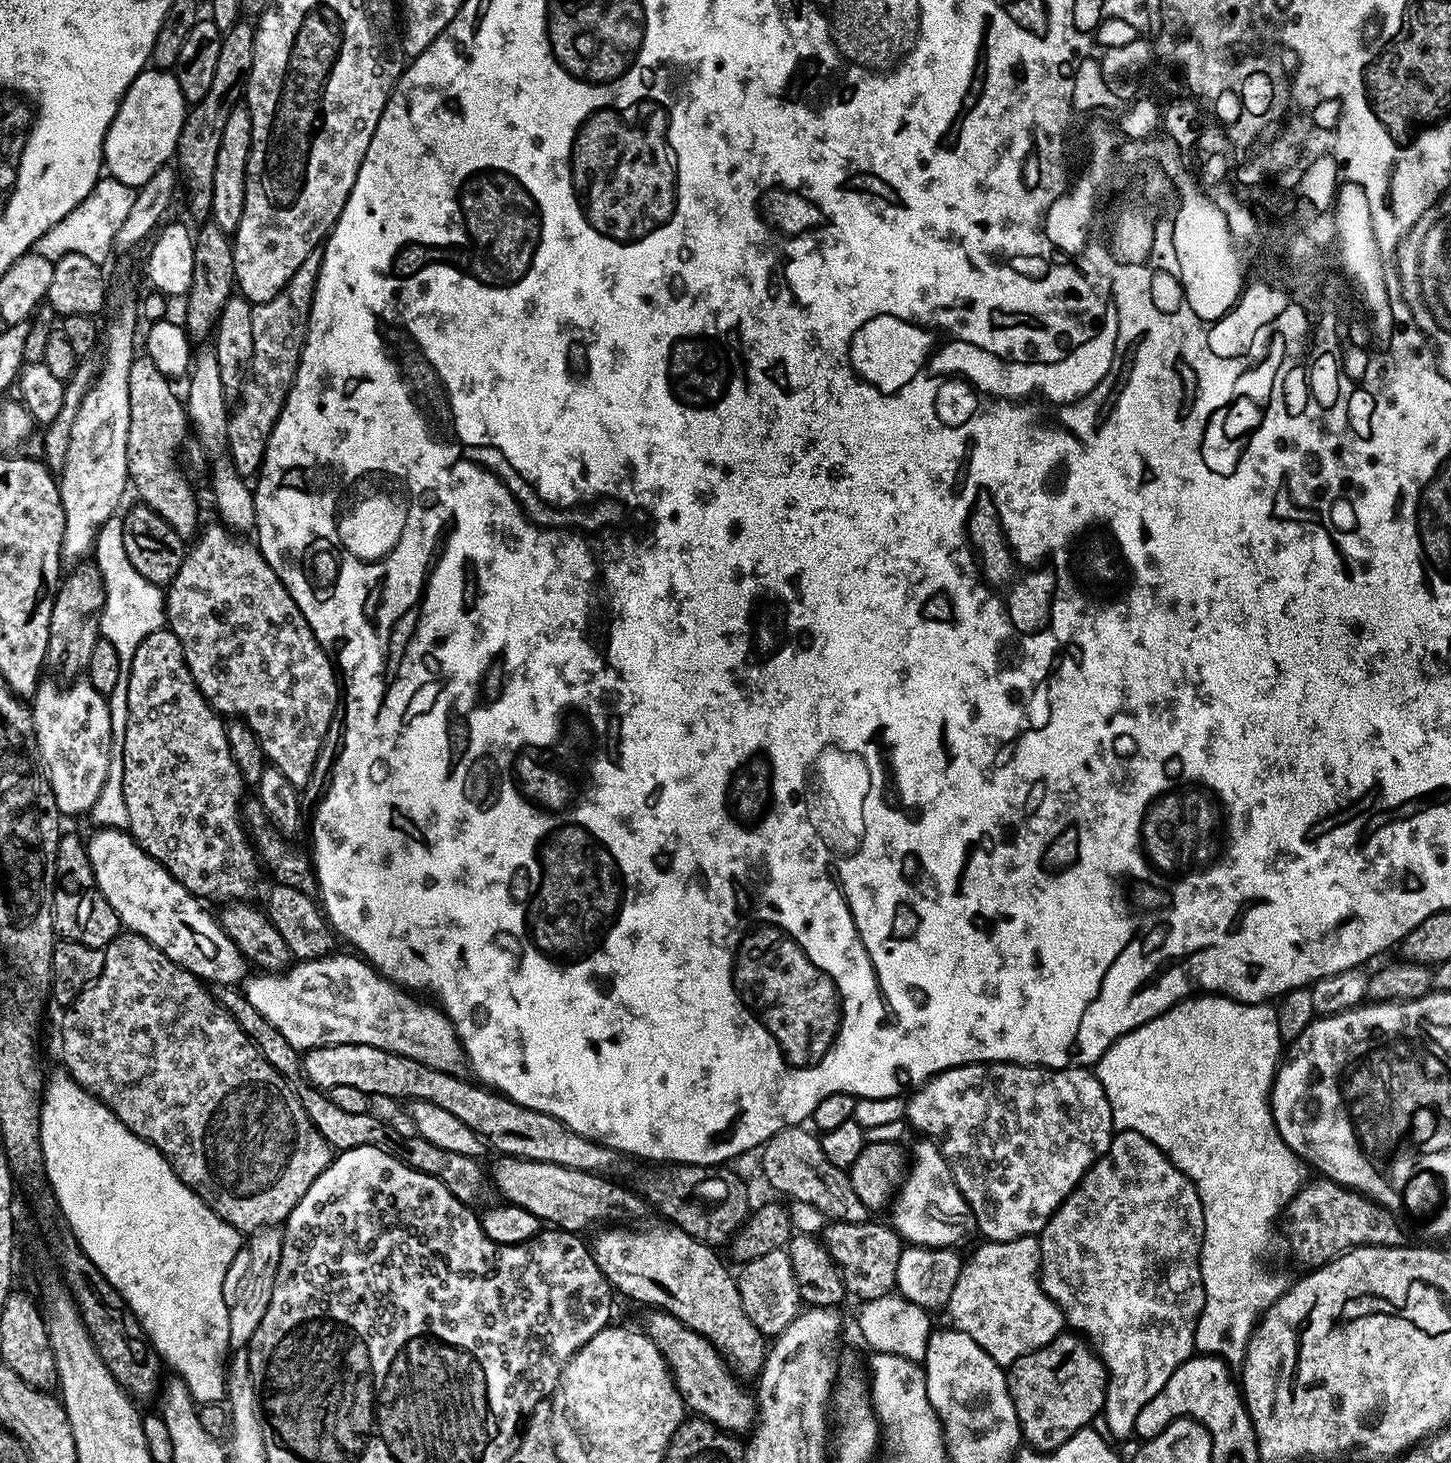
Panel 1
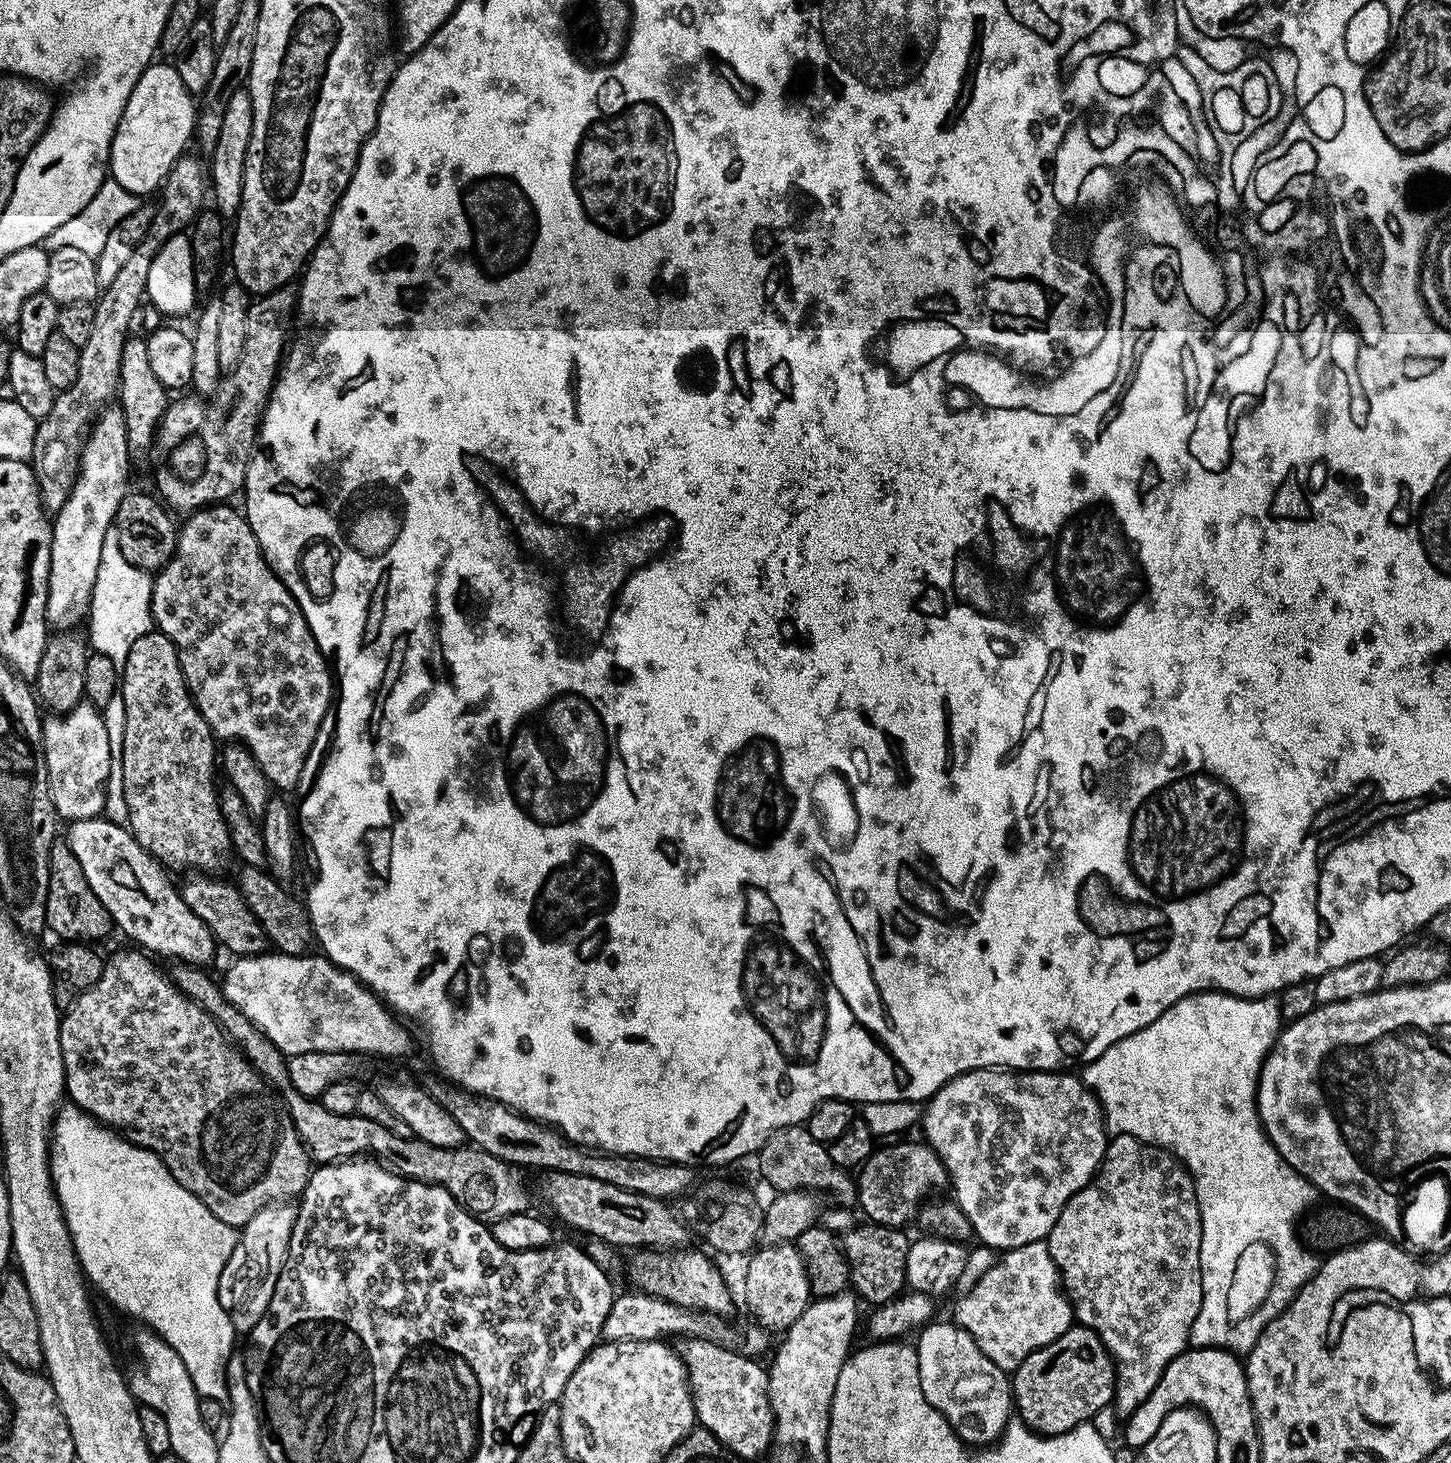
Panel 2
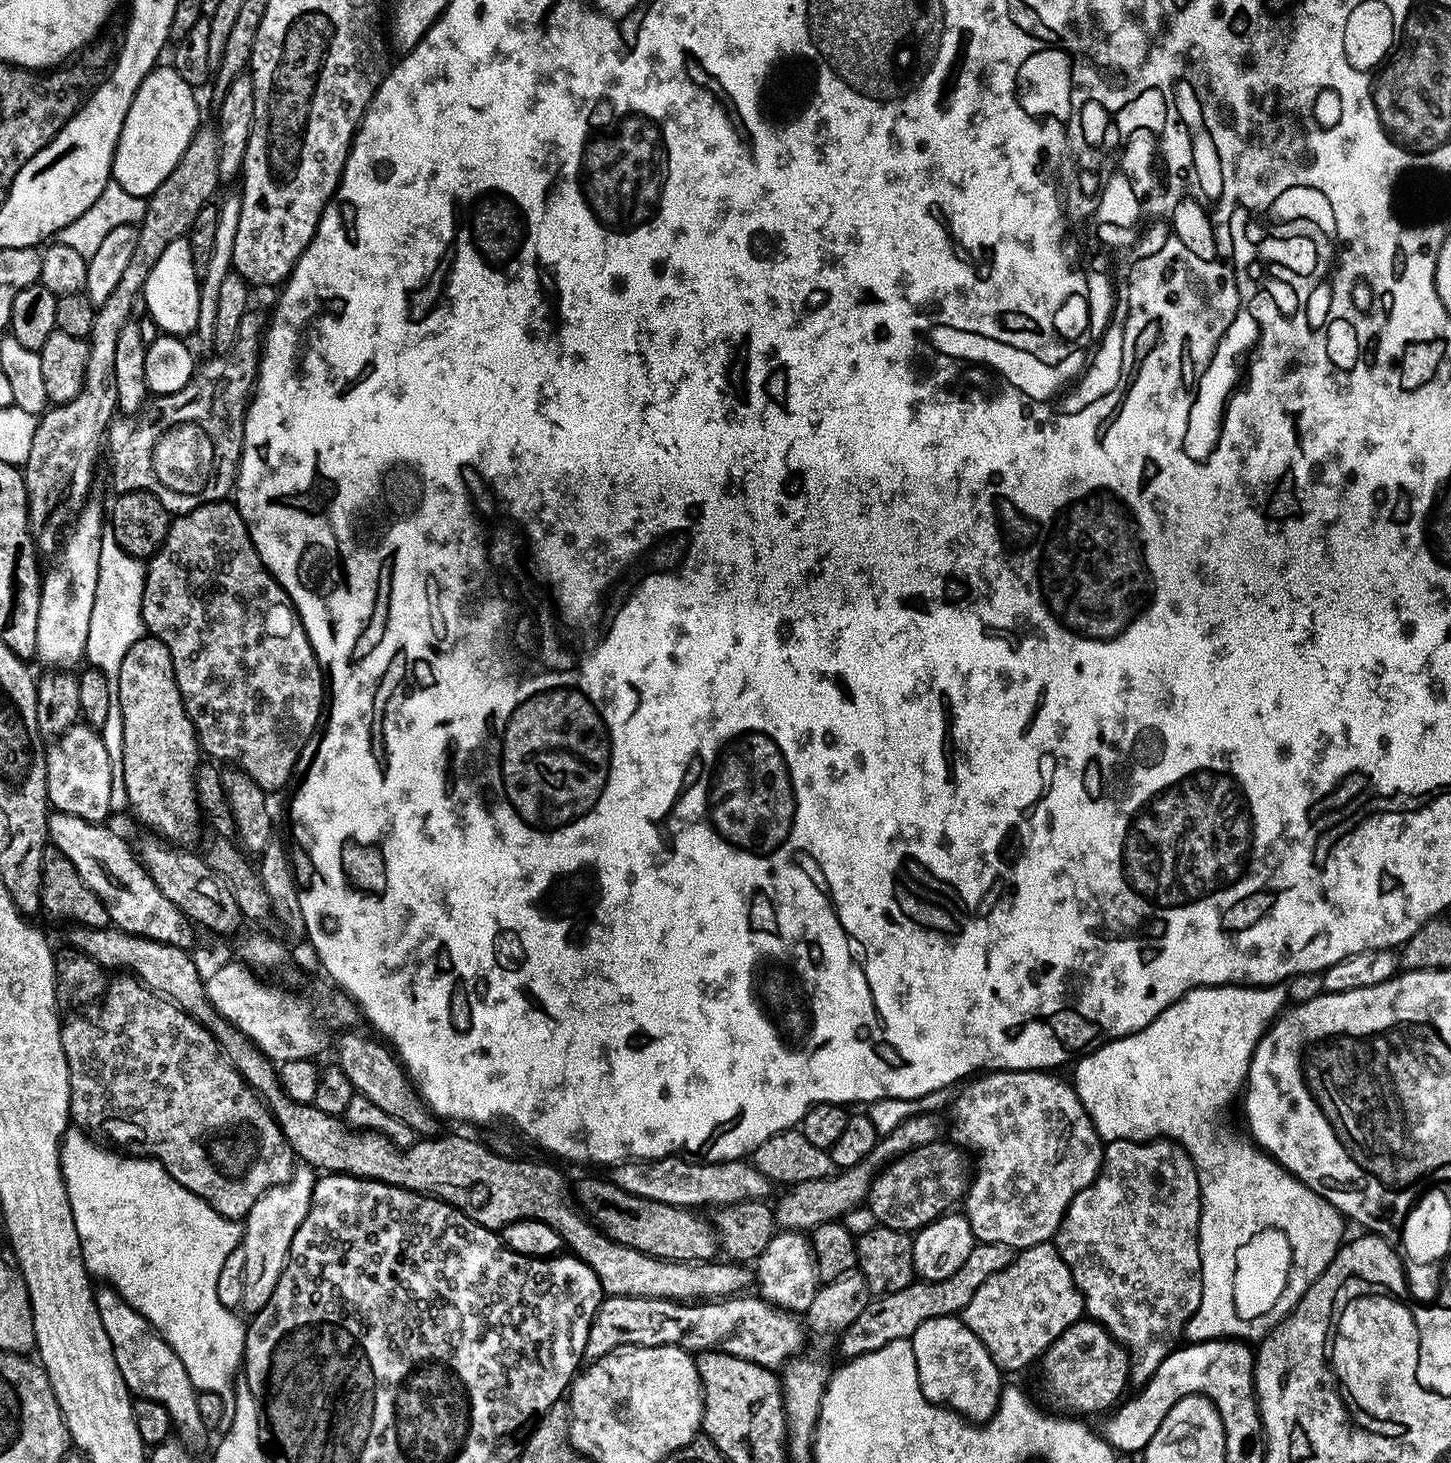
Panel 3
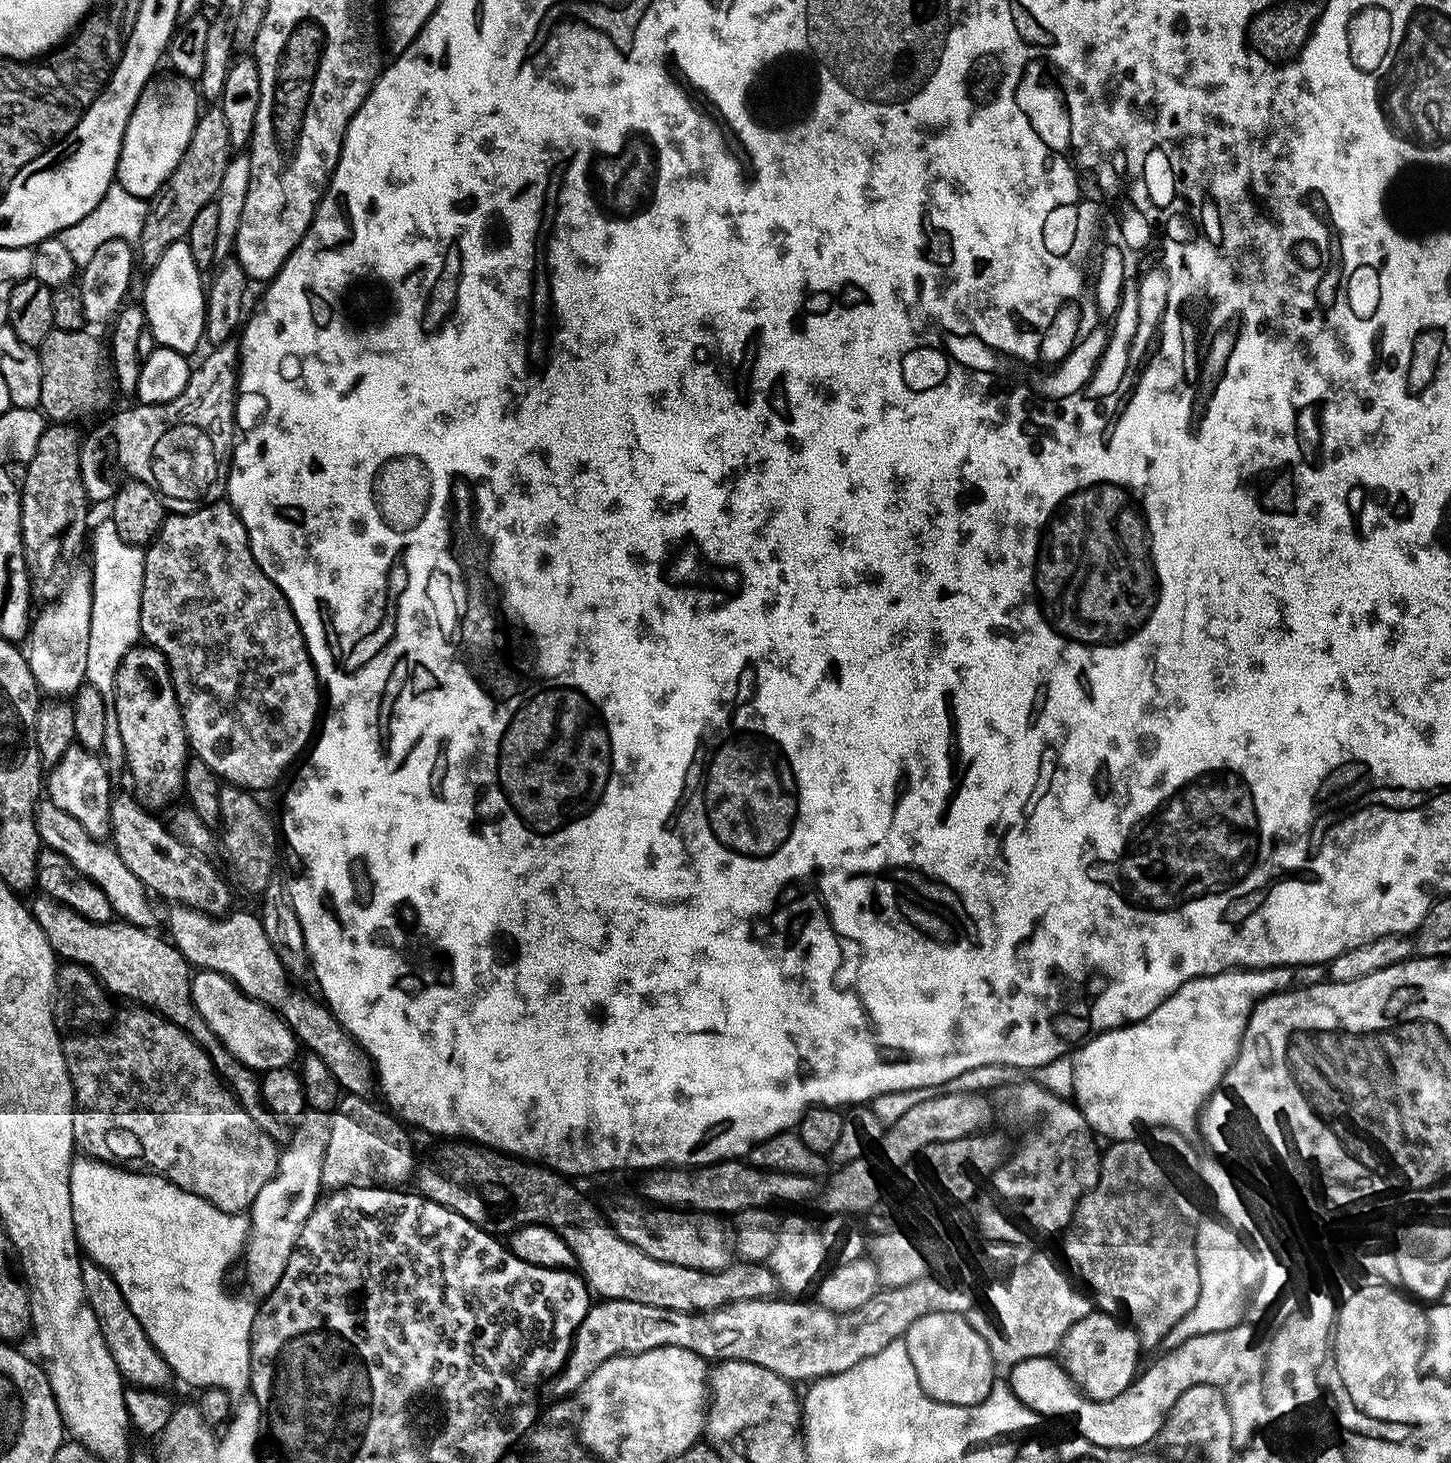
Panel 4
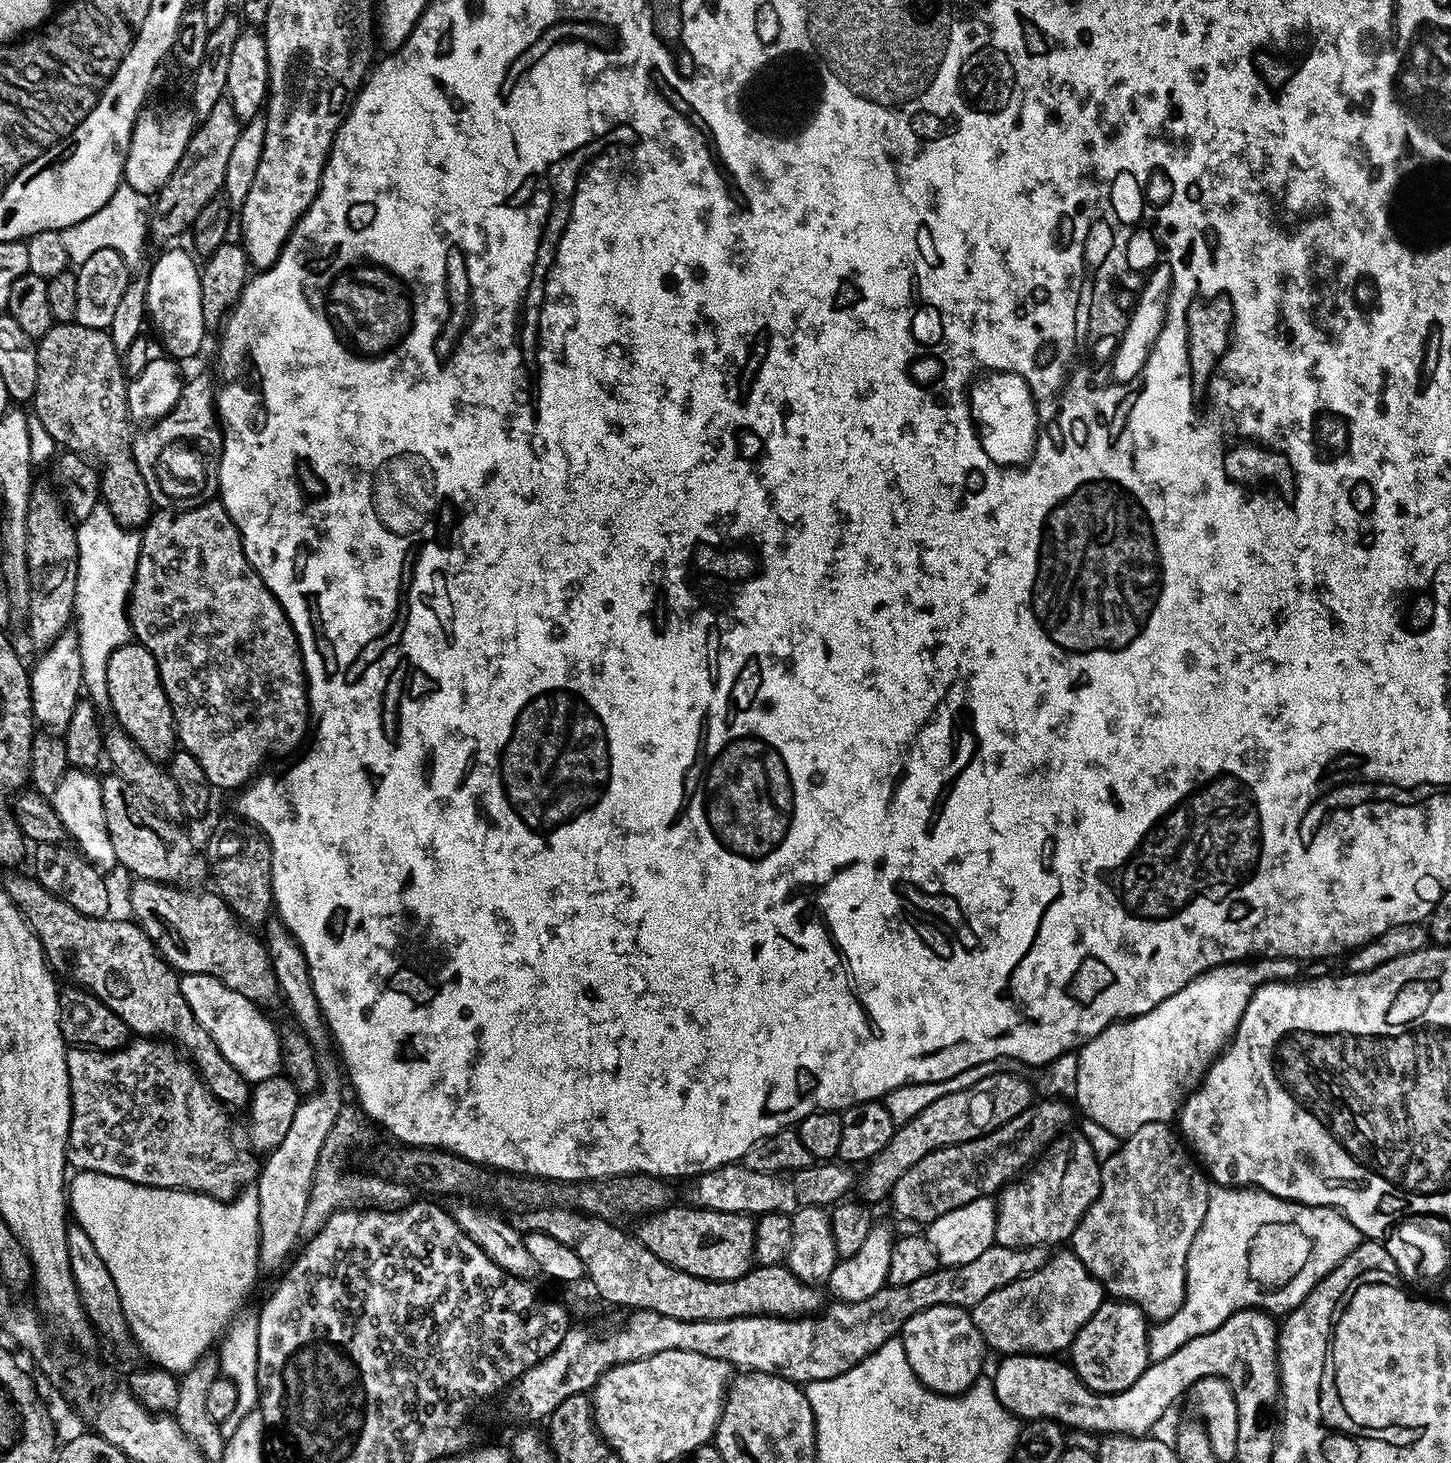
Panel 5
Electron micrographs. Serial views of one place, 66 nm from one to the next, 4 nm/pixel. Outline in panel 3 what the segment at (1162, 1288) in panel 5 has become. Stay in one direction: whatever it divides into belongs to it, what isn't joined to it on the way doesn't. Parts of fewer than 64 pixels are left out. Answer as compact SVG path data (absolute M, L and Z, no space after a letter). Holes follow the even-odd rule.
M1157 1138L1155 1140L1133 1140L1132 1160L1119 1160L1116 1157L1115 1147L1104 1148L1104 1159L1100 1161L1100 1172L1090 1186L1086 1186L1070 1202L1062 1222L1058 1226L1054 1243L1062 1262L1070 1270L1076 1289L1084 1299L1085 1313L1096 1323L1103 1326L1118 1343L1128 1350L1128 1375L1129 1381L1136 1386L1143 1386L1154 1370L1162 1366L1162 1362L1181 1343L1186 1322L1198 1310L1202 1302L1202 1262L1200 1261L1200 1183L1194 1162L1182 1145L1174 1140Z

